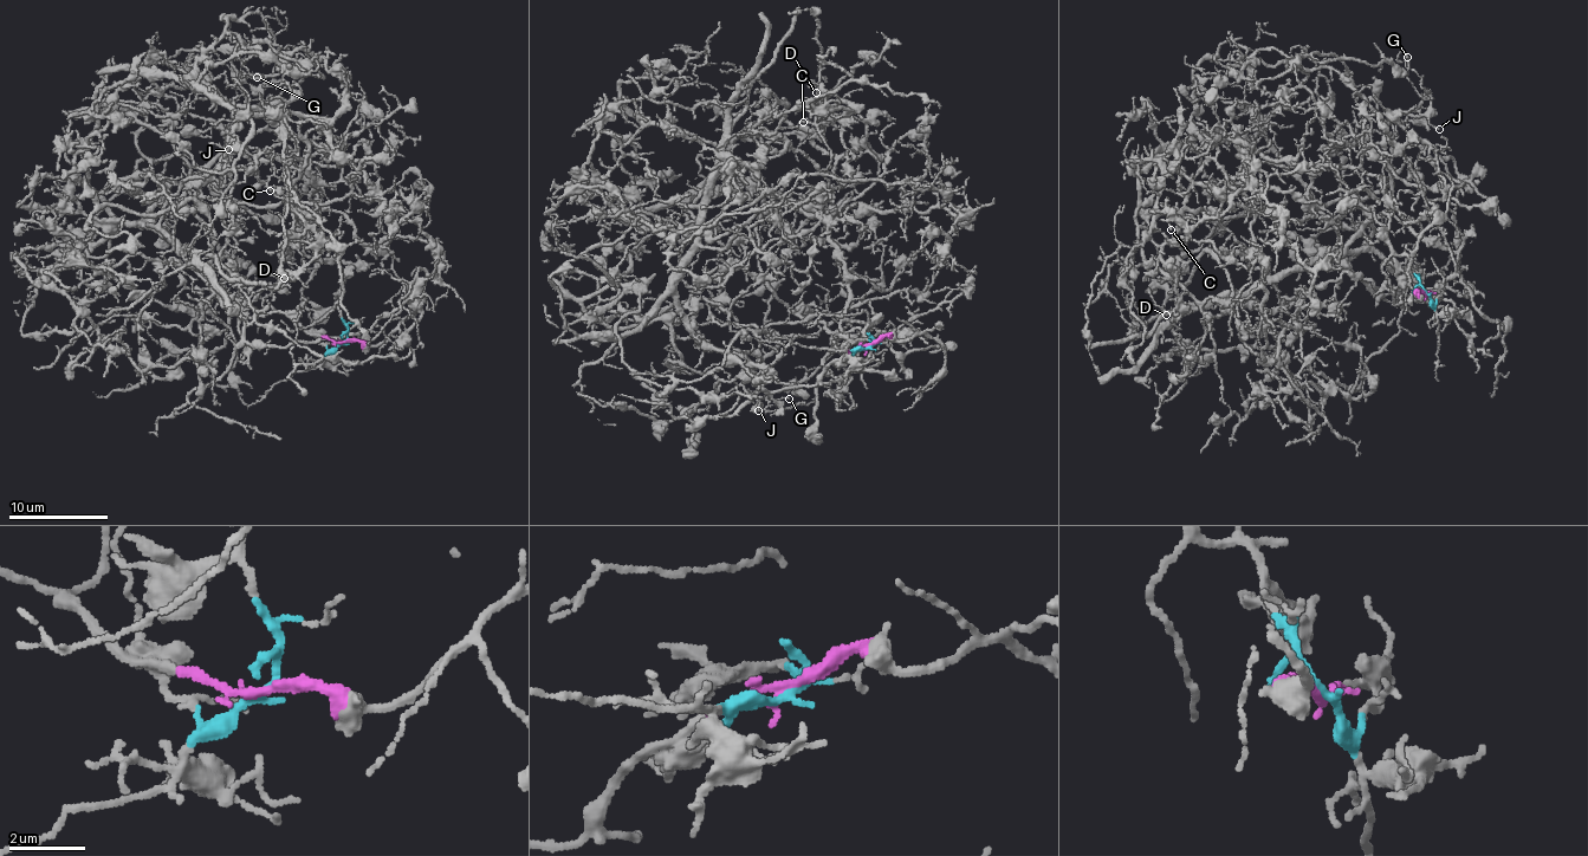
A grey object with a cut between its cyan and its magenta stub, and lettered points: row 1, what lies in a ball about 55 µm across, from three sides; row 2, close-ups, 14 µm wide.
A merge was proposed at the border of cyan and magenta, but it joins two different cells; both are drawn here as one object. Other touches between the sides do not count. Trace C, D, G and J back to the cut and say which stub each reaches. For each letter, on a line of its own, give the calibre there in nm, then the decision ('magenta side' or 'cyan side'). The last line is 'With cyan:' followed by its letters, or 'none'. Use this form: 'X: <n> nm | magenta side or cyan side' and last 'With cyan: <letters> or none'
C: 130 nm | cyan side
D: 130 nm | cyan side
G: 120 nm | magenta side
J: 110 nm | magenta side
With cyan: C, D

